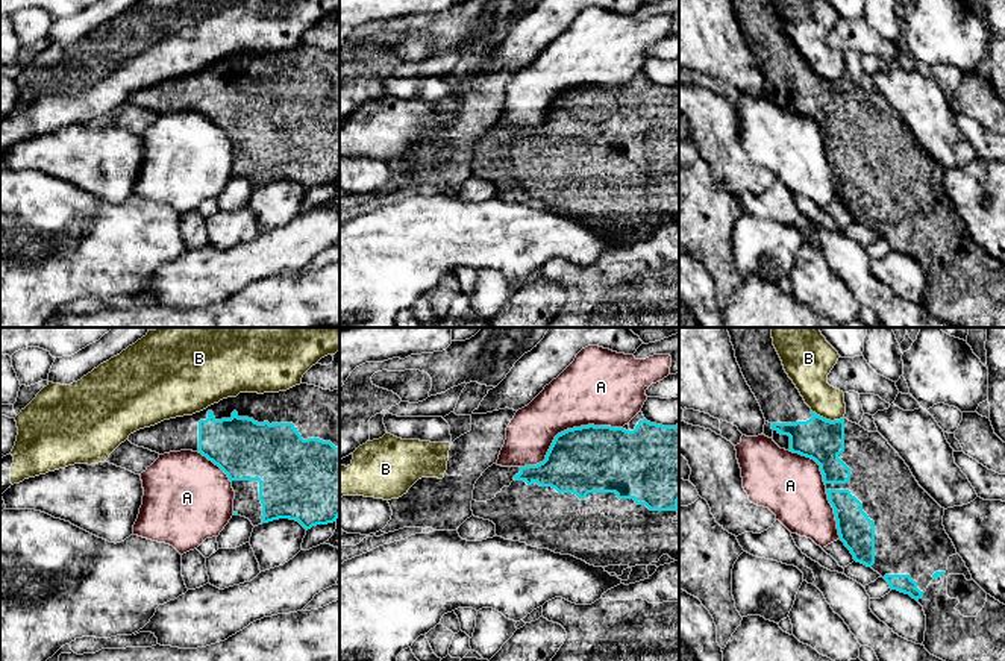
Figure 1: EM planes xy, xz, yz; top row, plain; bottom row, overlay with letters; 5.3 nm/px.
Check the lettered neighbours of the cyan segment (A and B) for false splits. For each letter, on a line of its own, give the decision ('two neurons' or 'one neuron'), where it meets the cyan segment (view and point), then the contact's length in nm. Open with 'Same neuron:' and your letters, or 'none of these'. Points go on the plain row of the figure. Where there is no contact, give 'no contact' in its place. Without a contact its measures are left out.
Same neuron: none of these
A: two neurons; meets cyan in xz at (567, 90); contact 600 nm long
B: two neurons; meets cyan in yz at (828, 81); contact 180 nm long

